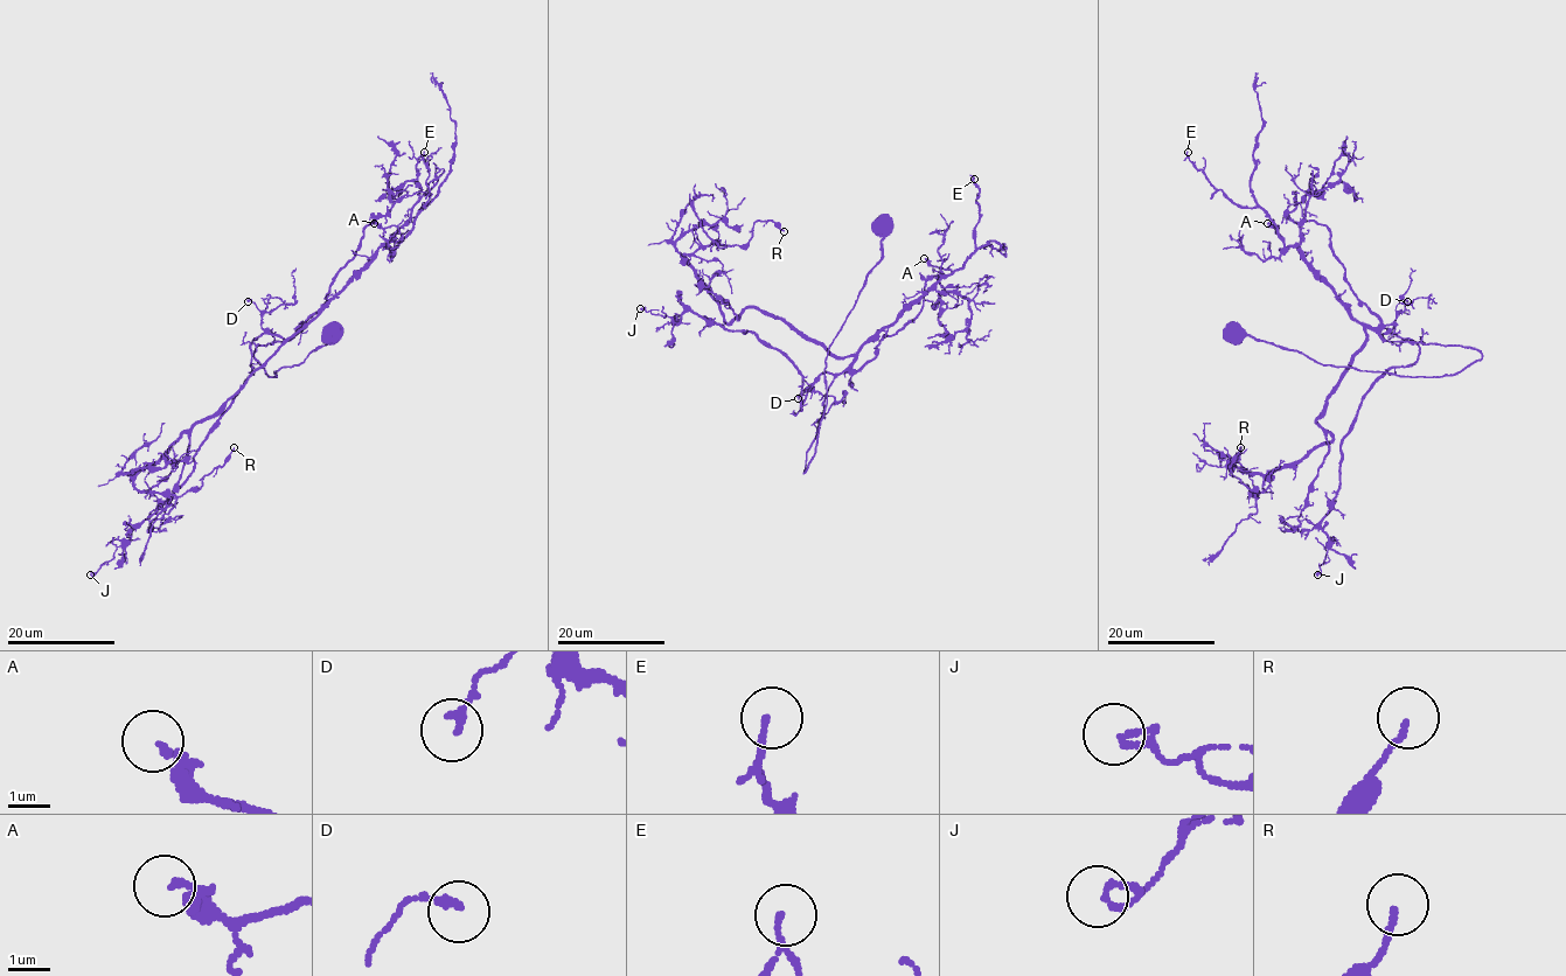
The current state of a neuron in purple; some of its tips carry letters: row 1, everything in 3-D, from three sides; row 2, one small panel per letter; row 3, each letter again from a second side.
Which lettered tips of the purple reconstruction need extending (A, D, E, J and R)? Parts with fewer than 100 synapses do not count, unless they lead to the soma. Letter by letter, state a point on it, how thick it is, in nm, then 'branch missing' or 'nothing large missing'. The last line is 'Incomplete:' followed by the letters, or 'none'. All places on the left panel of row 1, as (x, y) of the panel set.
A: place (374, 223); calibre 110 nm; nothing large missing
D: place (248, 301); calibre 190 nm; nothing large missing
E: place (424, 152); calibre 90 nm; nothing large missing
J: place (90, 574); calibre 170 nm; nothing large missing
R: place (234, 447); calibre 120 nm; nothing large missing
Incomplete: none

